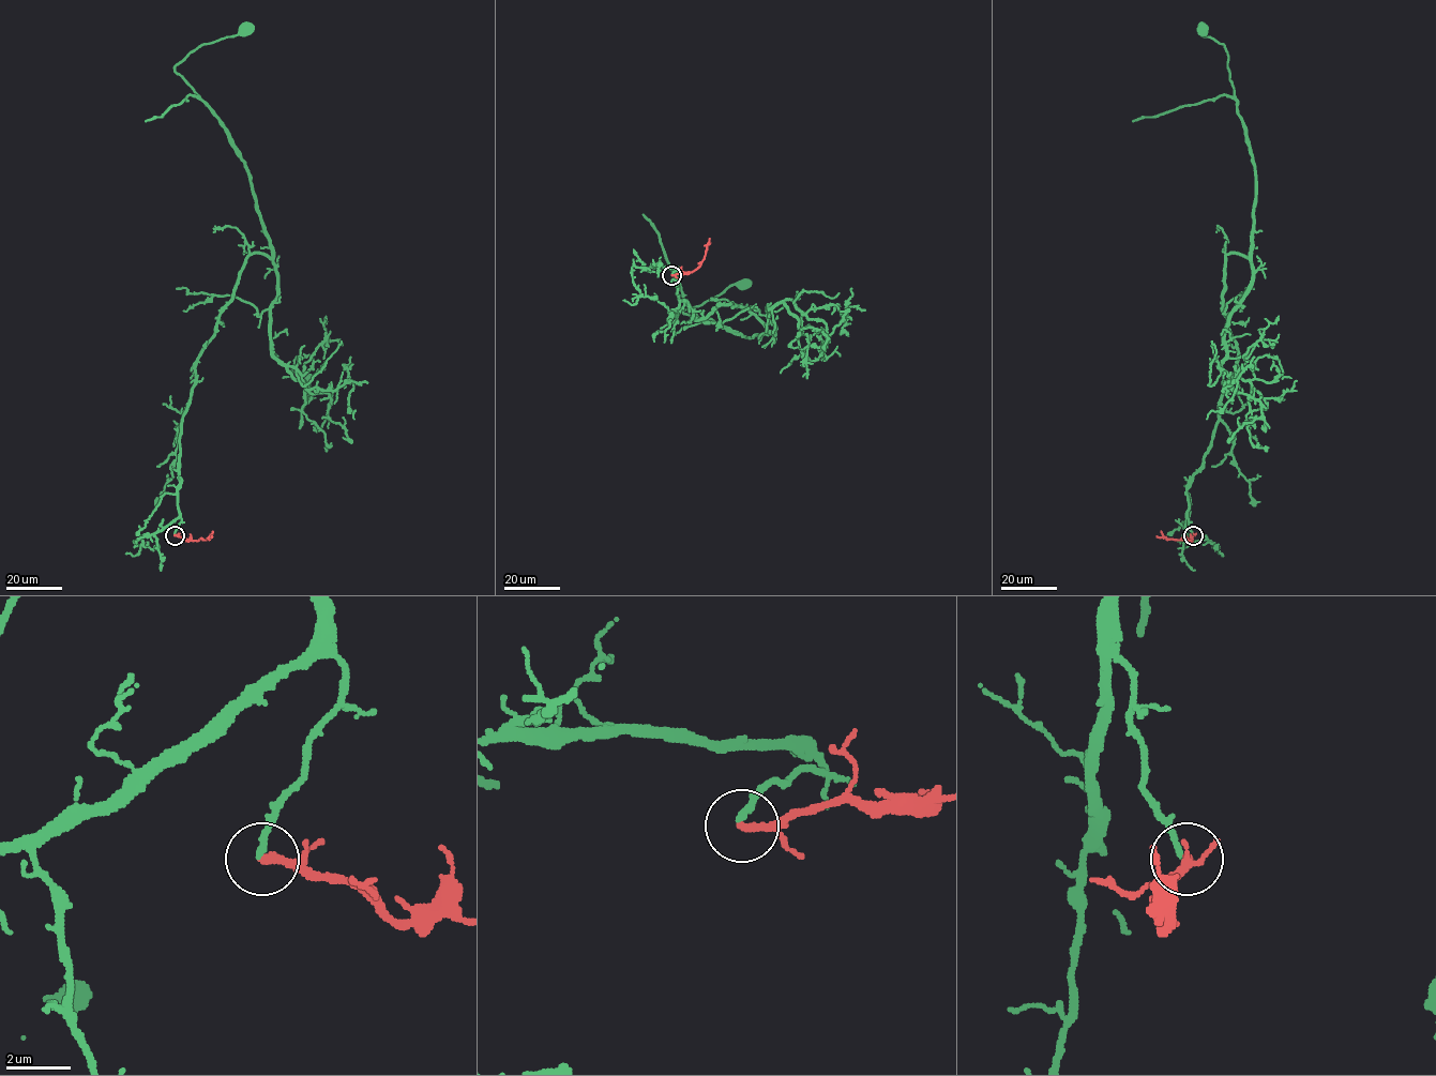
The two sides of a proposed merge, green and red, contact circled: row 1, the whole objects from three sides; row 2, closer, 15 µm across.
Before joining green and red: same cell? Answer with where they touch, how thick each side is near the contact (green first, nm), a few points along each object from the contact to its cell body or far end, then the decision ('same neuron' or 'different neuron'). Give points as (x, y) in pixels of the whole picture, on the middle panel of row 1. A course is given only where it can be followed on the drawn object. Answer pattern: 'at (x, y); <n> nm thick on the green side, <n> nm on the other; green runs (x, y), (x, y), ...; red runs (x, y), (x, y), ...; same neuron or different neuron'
at (671, 275); 170 nm thick on the green side, 280 nm on the other; green runs (671, 274), (678, 270), (677, 294), (695, 319), (742, 306), (768, 333), (743, 336), (673, 311), (743, 285); red runs (671, 275), (696, 269), (705, 256), (709, 239); different neuron

